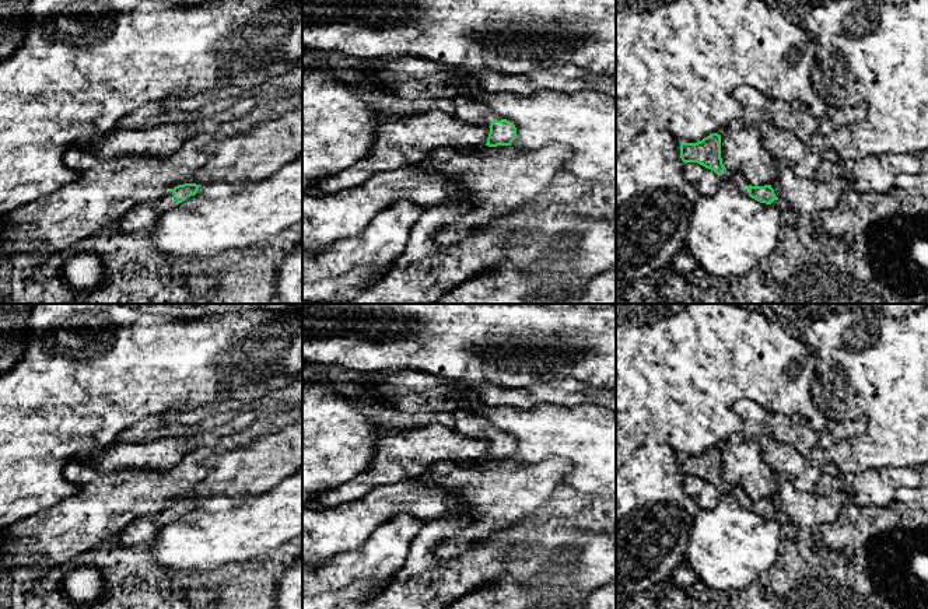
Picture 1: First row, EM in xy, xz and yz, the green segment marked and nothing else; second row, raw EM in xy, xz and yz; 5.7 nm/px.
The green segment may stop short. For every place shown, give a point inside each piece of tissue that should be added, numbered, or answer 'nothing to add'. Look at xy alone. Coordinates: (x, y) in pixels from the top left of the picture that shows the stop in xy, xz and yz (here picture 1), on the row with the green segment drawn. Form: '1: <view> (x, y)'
1: xy (142, 217)

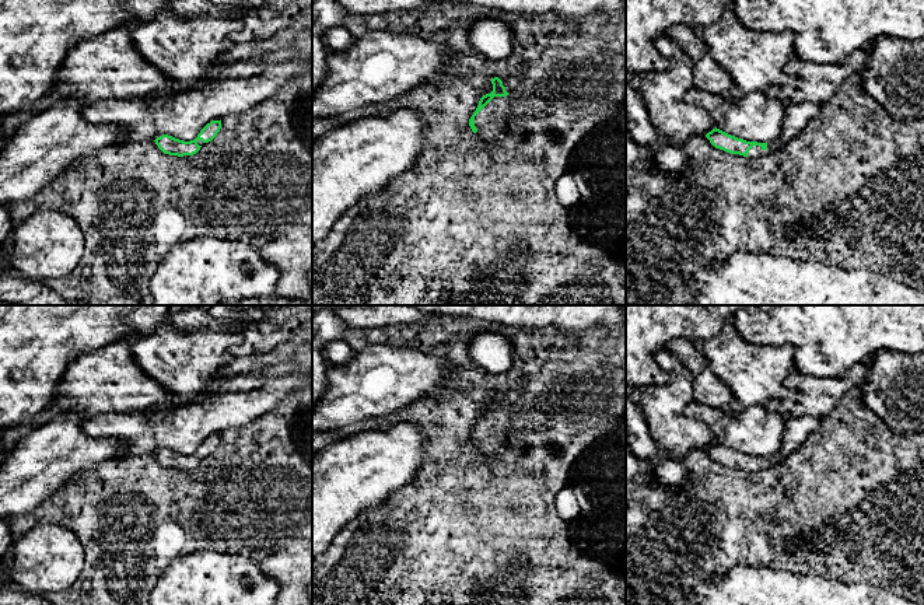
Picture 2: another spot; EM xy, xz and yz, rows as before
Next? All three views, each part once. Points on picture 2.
1: xz (490, 122)

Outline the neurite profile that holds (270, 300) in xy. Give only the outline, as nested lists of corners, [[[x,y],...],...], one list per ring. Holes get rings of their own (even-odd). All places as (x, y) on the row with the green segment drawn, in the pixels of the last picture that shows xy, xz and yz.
[[[277,294],[267,297],[244,298],[227,305],[301,305],[302,301],[295,298],[284,298]]]

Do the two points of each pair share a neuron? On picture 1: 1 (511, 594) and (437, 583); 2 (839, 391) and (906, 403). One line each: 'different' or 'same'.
1: different
2: same

